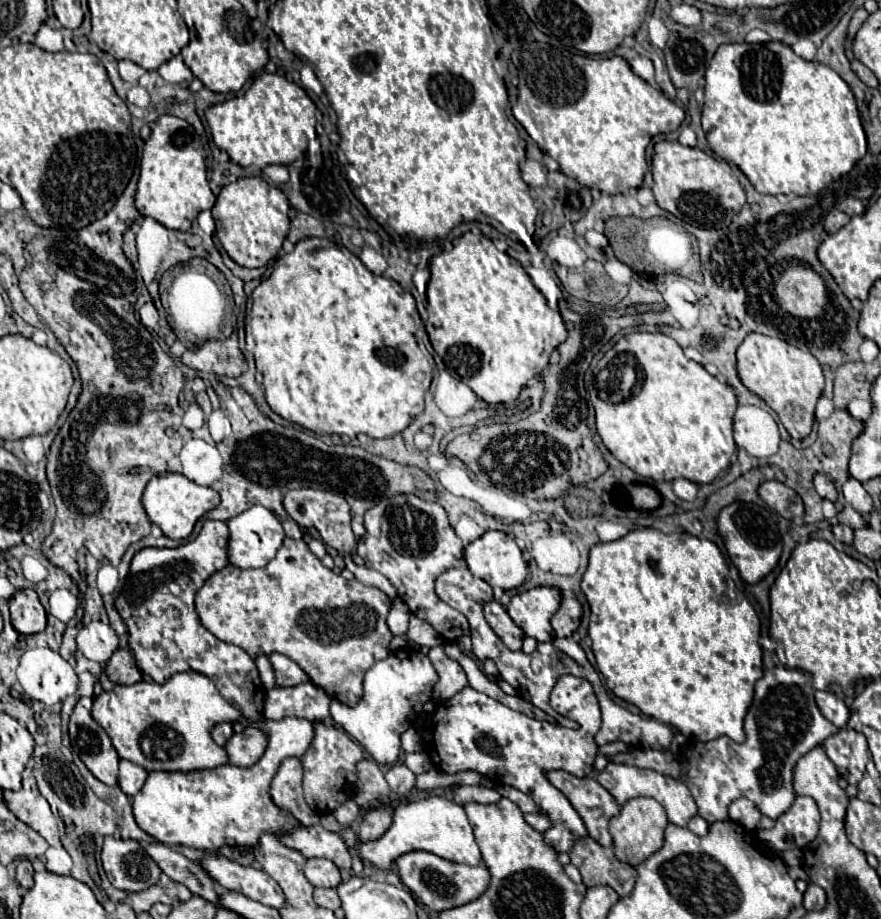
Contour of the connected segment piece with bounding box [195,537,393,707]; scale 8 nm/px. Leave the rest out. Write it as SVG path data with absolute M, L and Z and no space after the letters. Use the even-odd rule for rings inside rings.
M285 537L285 541L283 541L281 549L277 551L275 559L269 561L265 567L261 567L261 569L239 569L239 567L227 565L225 569L213 573L213 575L203 583L203 587L197 591L197 595L195 595L195 609L197 609L197 615L199 615L201 623L205 625L205 629L209 629L217 639L221 639L221 641L225 641L225 643L239 645L239 647L245 649L253 659L257 659L257 657L263 655L263 653L265 653L265 655L275 653L275 651L277 651L277 653L283 653L283 655L287 655L289 659L293 659L293 661L307 673L307 677L309 677L309 681L311 681L313 685L321 687L329 697L333 697L333 699L337 699L337 701L353 707L353 705L359 703L359 699L361 699L361 695L363 695L363 675L365 675L365 671L371 669L371 665L373 665L375 661L385 659L385 657L389 655L389 641L391 641L391 637L393 637L391 631L389 631L389 627L387 627L387 623L385 623L387 613L389 613L389 607L391 607L391 599L389 599L383 591L379 591L377 587L369 587L369 585L363 585L363 583L357 583L357 585L359 585L359 587L353 587L351 581L347 581L347 579L343 579L341 575L337 575L337 573L333 573L331 569L327 569L327 567L309 551L309 547L307 547L307 543L305 543L303 539Z

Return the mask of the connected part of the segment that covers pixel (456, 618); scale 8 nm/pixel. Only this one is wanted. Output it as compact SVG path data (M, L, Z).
M395 495L381 499L365 513L365 537L359 539L357 555L363 557L369 569L385 575L397 589L399 599L409 611L427 623L445 639L457 641L469 635L469 623L463 613L449 607L435 595L435 579L447 569L463 563L463 541L447 521L447 513L439 503L429 503L417 495Z

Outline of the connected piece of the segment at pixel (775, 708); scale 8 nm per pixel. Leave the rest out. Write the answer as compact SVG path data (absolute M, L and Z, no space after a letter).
M783 665L765 669L765 675L755 683L755 697L745 715L745 743L733 743L727 737L707 743L691 739L681 749L677 755L681 781L689 787L699 807L699 815L707 823L725 821L727 807L739 797L753 801L761 813L771 819L777 819L791 807L795 799L795 763L821 745L829 735L839 731L839 727L821 715L813 693L811 675L805 671Z

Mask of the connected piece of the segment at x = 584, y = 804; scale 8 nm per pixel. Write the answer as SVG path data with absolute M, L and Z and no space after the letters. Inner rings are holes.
M553 771L547 775L549 781L569 797L571 805L581 815L589 837L593 837L599 845L611 847L613 841L607 831L607 823L619 813L615 799L597 785L595 779L579 779L565 771Z

